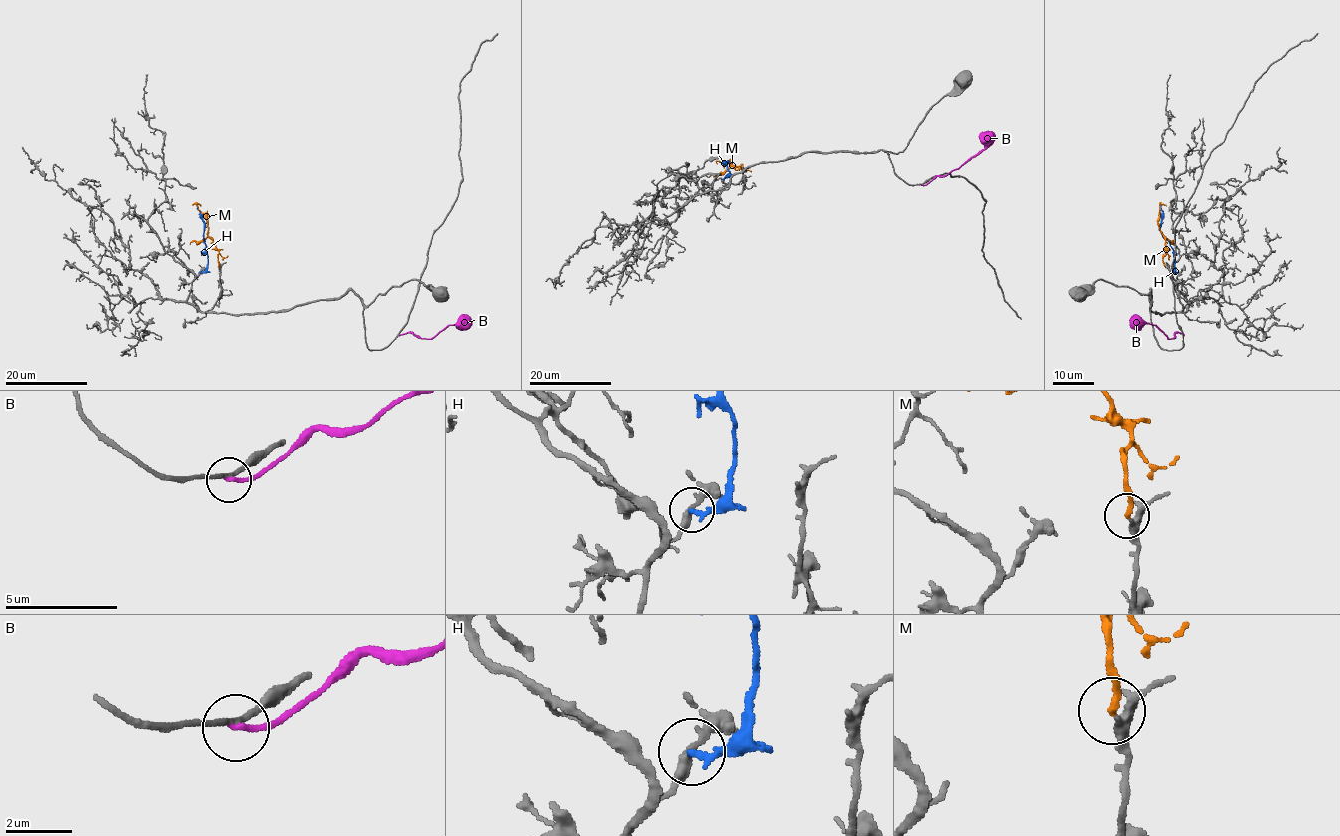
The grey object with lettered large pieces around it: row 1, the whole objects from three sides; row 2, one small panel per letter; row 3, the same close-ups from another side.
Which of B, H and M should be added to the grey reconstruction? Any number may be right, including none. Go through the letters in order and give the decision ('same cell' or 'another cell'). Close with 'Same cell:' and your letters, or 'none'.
B: another cell
H: another cell
M: same cell
Same cell: M

